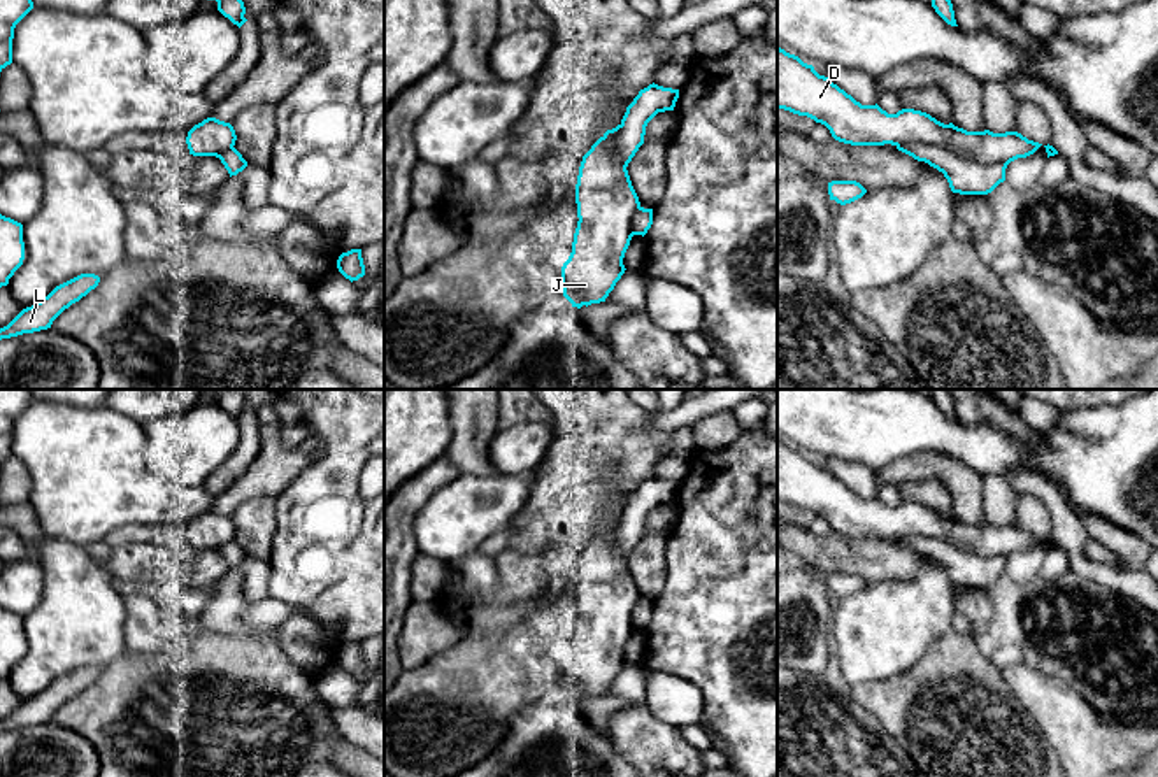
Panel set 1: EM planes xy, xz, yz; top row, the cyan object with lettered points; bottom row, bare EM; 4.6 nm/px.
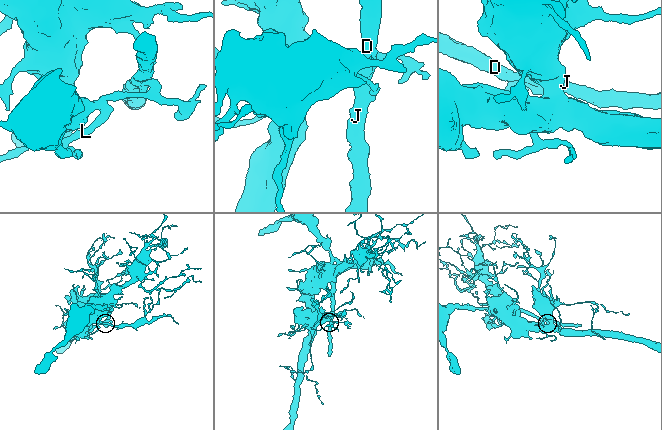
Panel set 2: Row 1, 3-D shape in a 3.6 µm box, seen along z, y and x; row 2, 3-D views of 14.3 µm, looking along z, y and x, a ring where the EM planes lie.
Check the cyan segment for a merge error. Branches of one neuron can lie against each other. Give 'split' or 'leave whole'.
split

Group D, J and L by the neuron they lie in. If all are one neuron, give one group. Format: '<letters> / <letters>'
D J / L

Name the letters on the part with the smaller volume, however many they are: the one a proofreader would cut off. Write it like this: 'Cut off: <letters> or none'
Cut off: D, J

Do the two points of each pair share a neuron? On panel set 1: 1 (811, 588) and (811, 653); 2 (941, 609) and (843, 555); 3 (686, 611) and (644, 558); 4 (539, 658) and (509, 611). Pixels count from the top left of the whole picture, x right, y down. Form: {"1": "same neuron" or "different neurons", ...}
{"1": "same neuron", "2": "different neurons", "3": "different neurons", "4": "different neurons"}

